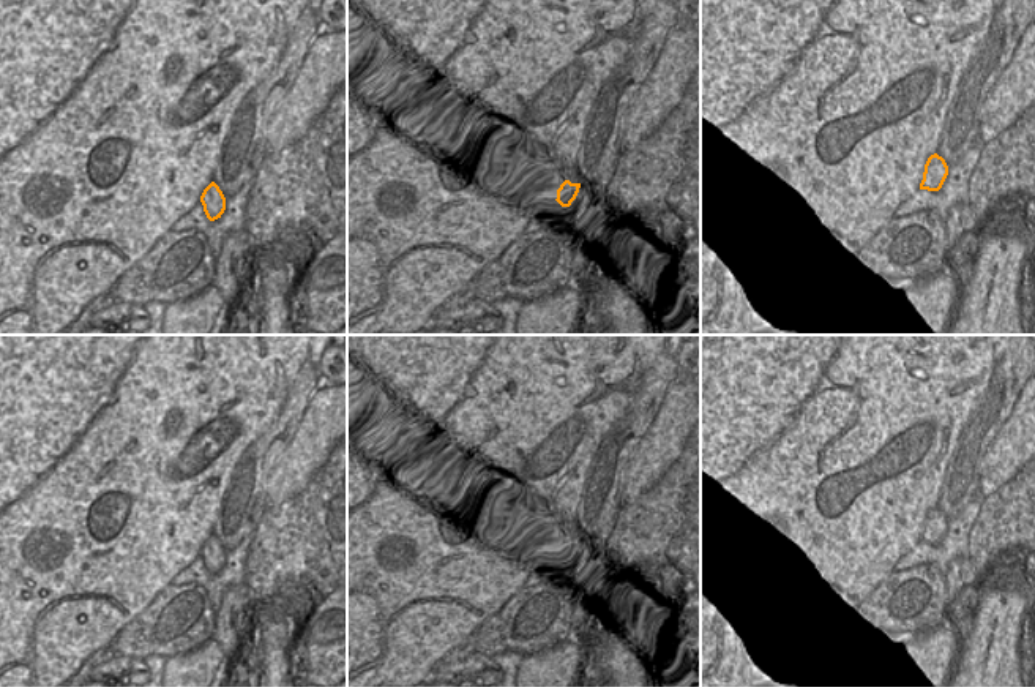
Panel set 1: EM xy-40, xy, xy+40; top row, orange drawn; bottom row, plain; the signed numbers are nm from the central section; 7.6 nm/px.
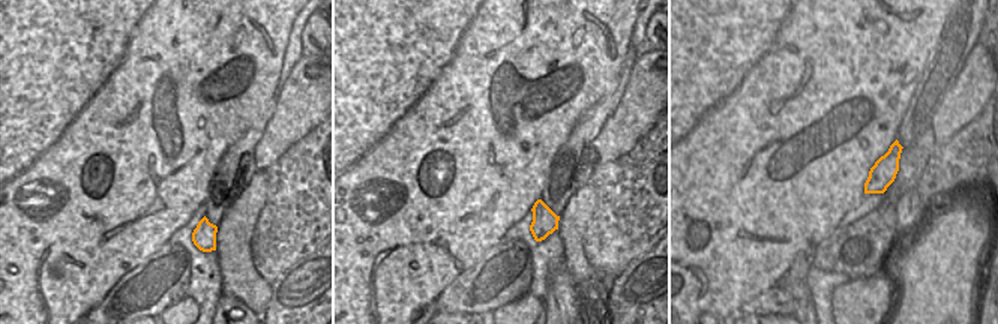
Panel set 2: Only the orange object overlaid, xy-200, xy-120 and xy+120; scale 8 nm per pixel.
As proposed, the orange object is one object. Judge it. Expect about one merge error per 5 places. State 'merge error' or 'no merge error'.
no merge error

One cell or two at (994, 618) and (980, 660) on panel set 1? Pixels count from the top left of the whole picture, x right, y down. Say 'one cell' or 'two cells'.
one cell

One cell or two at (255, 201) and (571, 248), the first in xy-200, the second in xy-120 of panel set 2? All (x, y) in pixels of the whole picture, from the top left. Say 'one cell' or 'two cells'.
one cell

